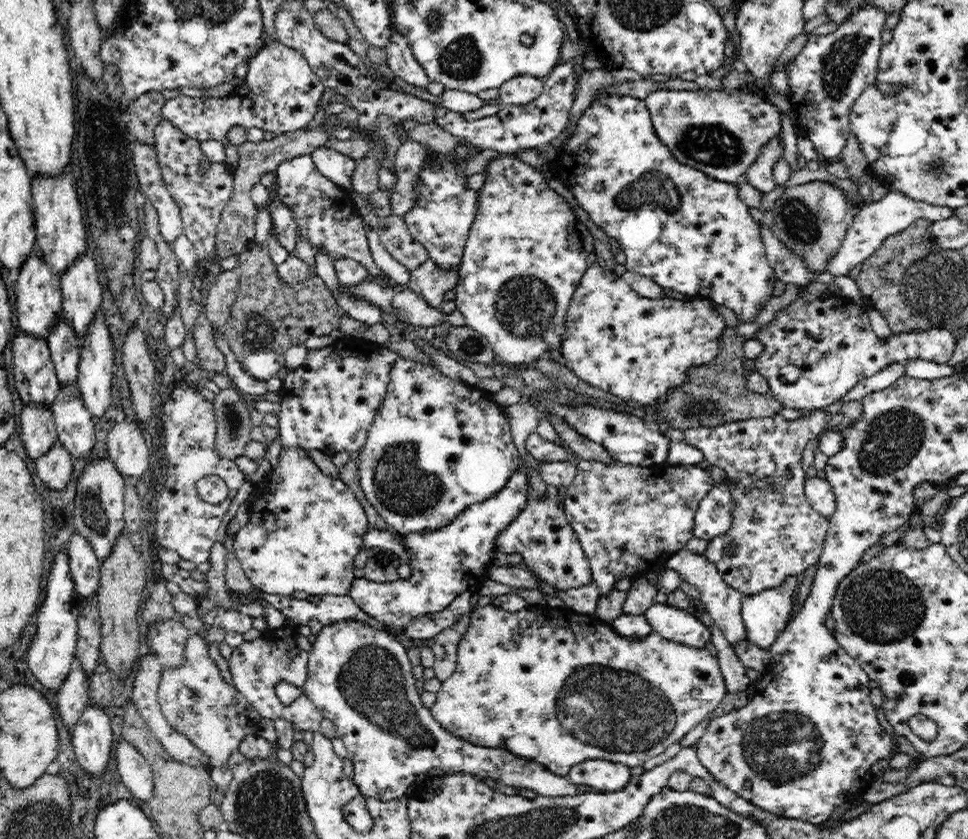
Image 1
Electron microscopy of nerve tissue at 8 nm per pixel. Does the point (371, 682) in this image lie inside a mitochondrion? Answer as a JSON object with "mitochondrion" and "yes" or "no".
{"mitochondrion":"yes"}

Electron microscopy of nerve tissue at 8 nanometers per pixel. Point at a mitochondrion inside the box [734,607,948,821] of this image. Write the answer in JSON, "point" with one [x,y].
{"point":[782,747]}

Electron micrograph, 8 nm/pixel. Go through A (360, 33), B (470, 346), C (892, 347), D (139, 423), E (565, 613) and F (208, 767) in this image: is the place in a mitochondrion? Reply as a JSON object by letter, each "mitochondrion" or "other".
{"A":"other","B":"mitochondrion","C":"other","D":"other","E":"other","F":"other"}

